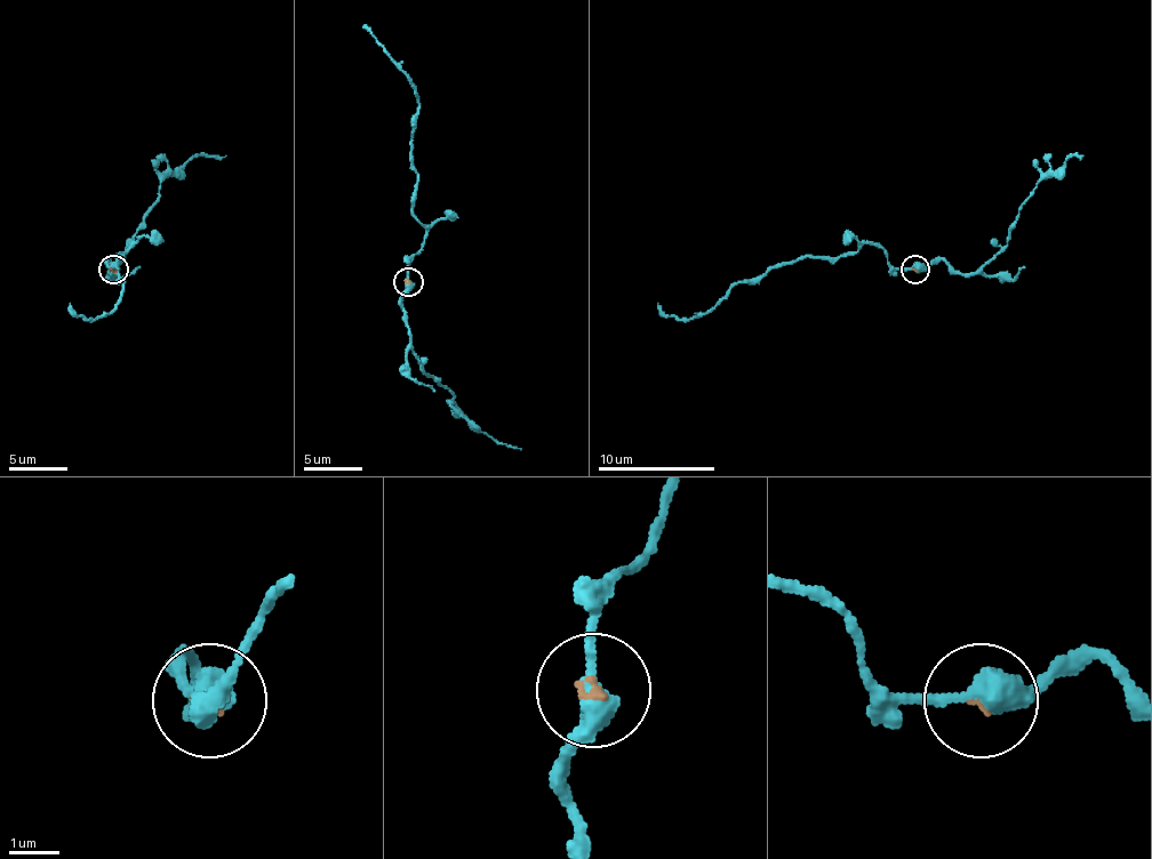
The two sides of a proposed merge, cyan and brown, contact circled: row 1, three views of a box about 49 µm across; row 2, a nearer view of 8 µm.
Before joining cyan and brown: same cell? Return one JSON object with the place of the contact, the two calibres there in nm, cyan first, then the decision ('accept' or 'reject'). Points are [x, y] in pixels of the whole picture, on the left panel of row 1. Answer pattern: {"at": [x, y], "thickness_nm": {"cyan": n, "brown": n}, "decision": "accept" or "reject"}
{"at": [113, 270], "thickness_nm": {"cyan": 440, "brown": 100}, "decision": "accept"}

